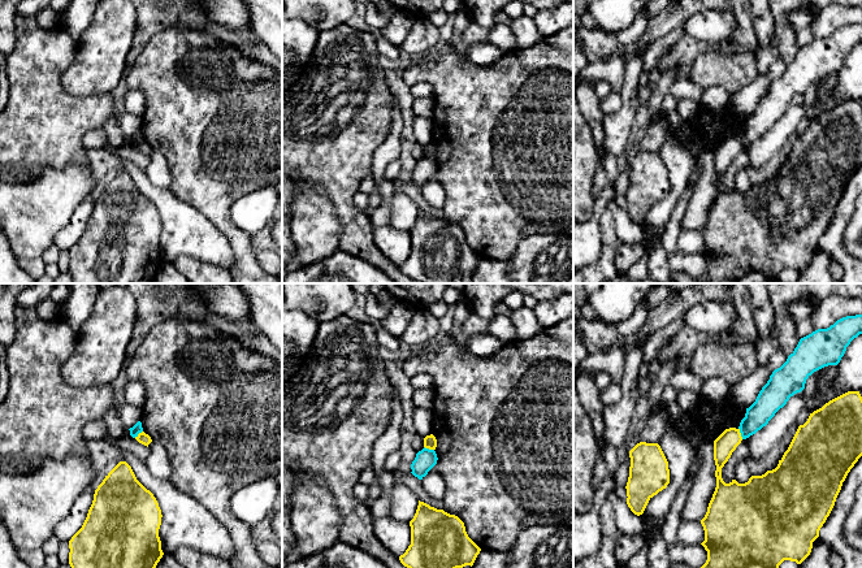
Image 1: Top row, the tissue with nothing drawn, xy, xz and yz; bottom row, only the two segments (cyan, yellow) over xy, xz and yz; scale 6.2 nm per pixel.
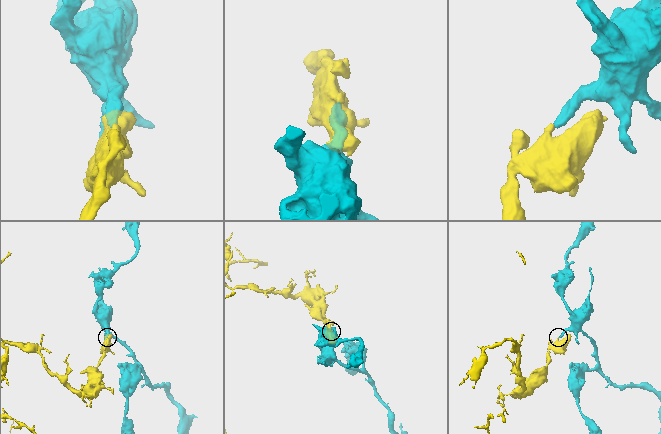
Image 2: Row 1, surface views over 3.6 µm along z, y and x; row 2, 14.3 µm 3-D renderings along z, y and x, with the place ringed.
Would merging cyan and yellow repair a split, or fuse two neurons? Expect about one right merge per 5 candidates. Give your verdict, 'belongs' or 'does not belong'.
does not belong

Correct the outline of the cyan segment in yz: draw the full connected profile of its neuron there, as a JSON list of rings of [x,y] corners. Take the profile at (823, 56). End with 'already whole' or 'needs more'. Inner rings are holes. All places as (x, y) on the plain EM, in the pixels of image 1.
[[[855,23],[842,26],[829,36],[818,38],[801,47],[787,70],[772,81],[770,88],[759,100],[755,110],[746,117],[745,126],[738,135],[742,148],[749,147],[766,135],[775,122],[787,113],[790,105],[805,97],[806,88],[814,81],[828,74],[837,74],[844,65],[846,56],[859,43],[862,43],[862,23]]]; already whole

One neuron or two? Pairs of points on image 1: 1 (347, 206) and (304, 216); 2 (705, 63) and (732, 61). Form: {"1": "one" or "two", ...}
{"1": "two", "2": "one"}

